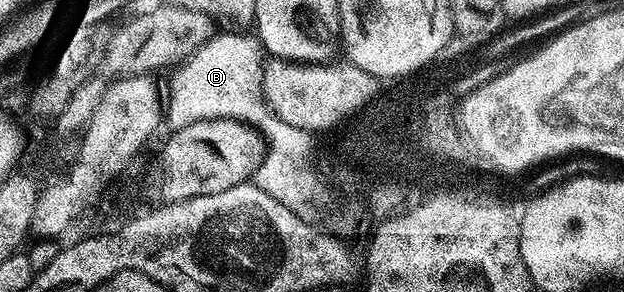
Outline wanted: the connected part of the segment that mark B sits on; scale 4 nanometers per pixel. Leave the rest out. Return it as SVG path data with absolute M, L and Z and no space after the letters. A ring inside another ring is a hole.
M242 33L216 35L177 70L170 101L168 97L168 113L174 116L175 126L231 117L234 121L244 121L255 127L266 125L266 129L270 129L266 115L271 111L260 96L260 45L253 36L250 37Z

